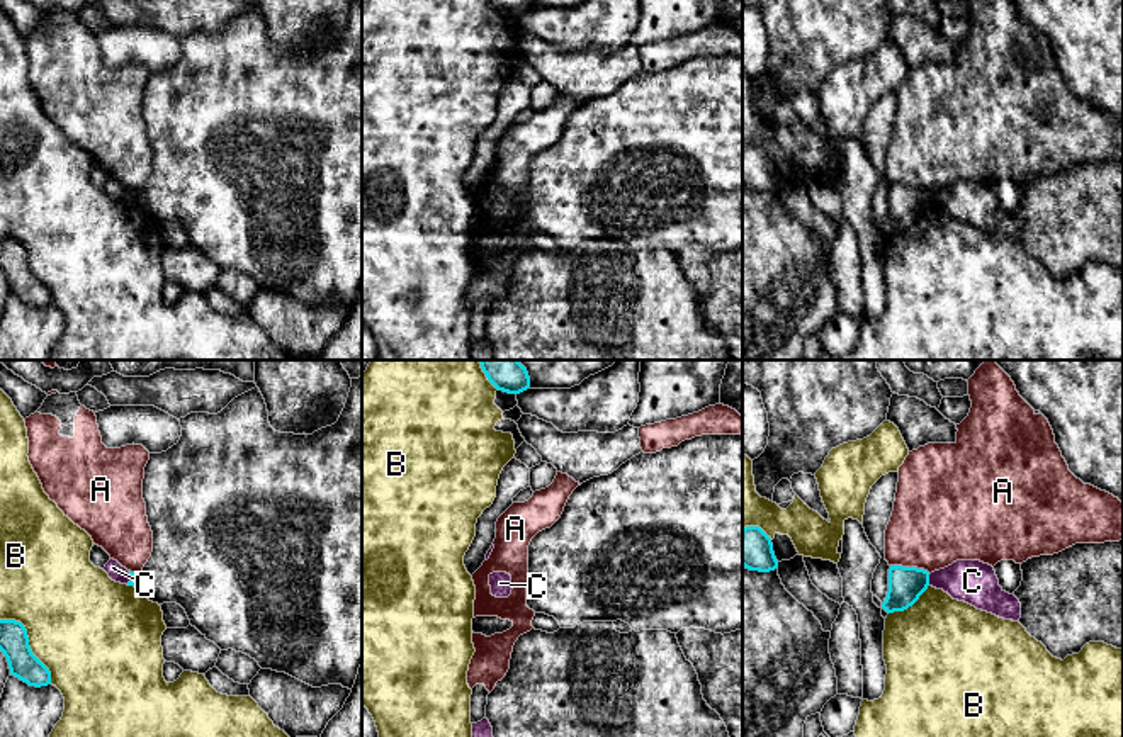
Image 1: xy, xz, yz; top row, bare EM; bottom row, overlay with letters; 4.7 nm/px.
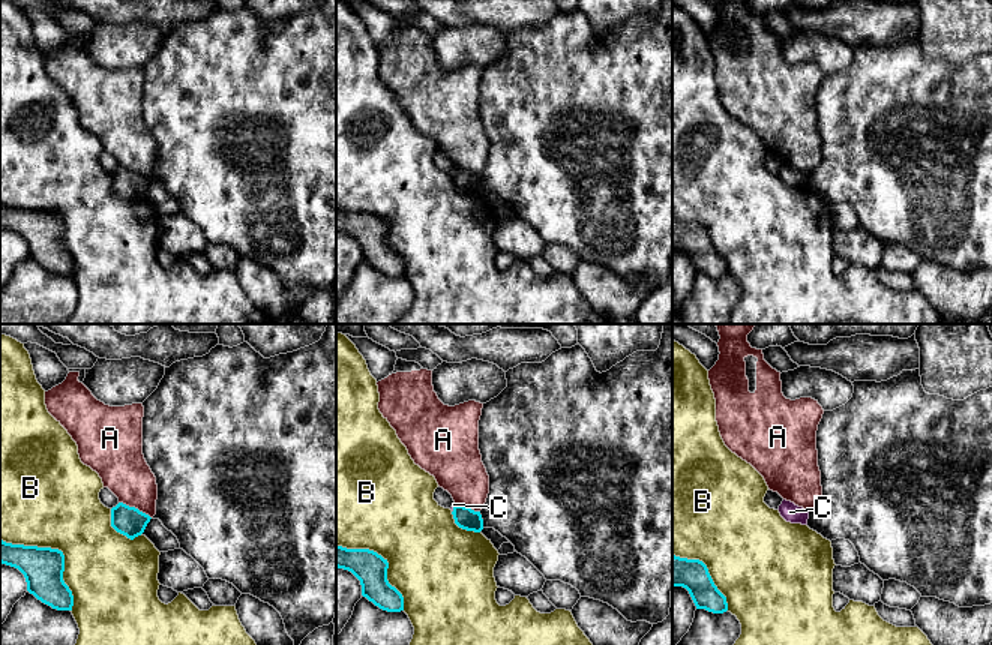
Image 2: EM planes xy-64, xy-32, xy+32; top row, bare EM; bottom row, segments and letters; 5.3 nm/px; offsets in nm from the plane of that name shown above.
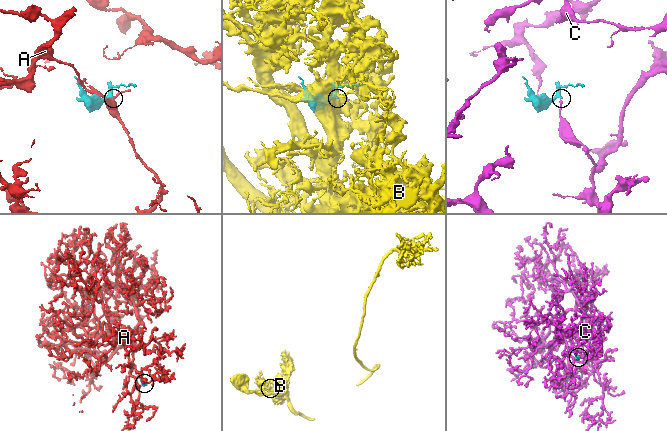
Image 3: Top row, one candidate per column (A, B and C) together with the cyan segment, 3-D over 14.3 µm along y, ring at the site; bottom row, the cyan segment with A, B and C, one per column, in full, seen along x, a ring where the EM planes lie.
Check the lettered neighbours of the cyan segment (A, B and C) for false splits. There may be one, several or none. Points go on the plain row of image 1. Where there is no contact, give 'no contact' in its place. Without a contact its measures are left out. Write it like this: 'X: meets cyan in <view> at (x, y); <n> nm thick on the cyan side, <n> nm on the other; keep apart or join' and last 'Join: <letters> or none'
A: meets cyan in yz at (911, 187); 170 nm thick on the cyan side, 420 nm on the other; keep apart
B: meets cyan in xy at (28, 264); 140 nm thick on the cyan side, 480 nm on the other; keep apart
C: meets cyan in yz at (928, 199); 170 nm thick on the cyan side, 200 nm on the other; keep apart
Join: none

